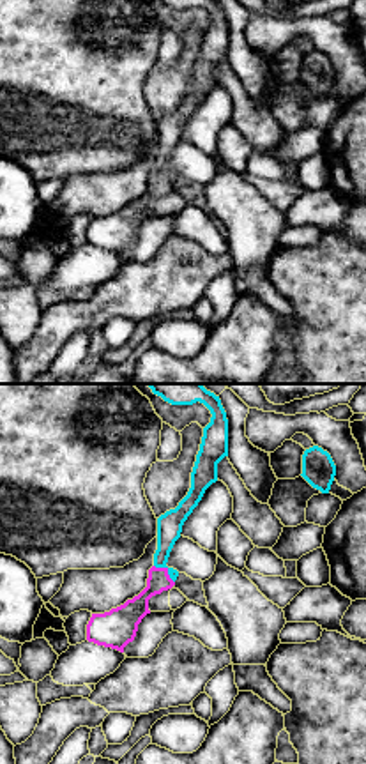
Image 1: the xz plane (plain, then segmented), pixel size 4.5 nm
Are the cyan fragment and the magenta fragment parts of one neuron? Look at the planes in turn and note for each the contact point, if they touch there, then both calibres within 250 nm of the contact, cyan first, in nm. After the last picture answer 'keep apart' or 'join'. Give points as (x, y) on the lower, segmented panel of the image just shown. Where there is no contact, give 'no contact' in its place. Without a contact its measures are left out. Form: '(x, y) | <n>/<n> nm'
(168, 570) | 110/110 nm

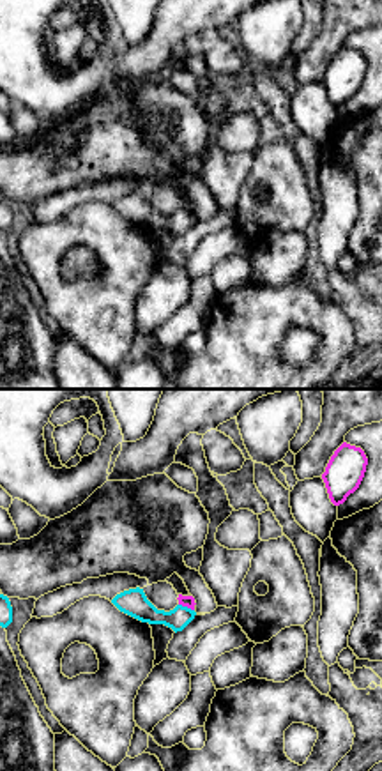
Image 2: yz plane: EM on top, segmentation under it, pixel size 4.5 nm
(186, 607) | 120/50 nm

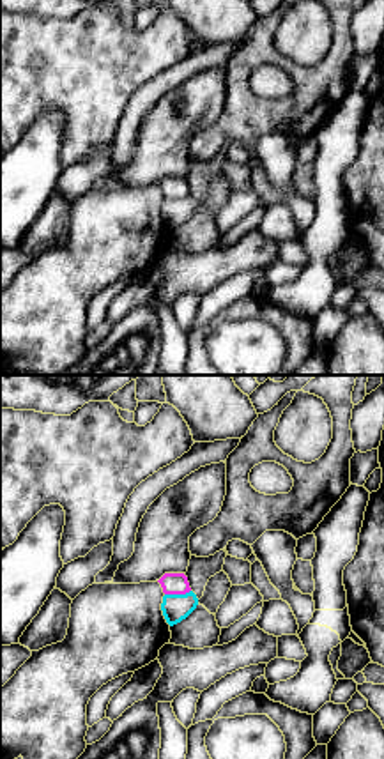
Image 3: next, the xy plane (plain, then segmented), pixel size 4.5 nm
(177, 595) | 130/100 nm

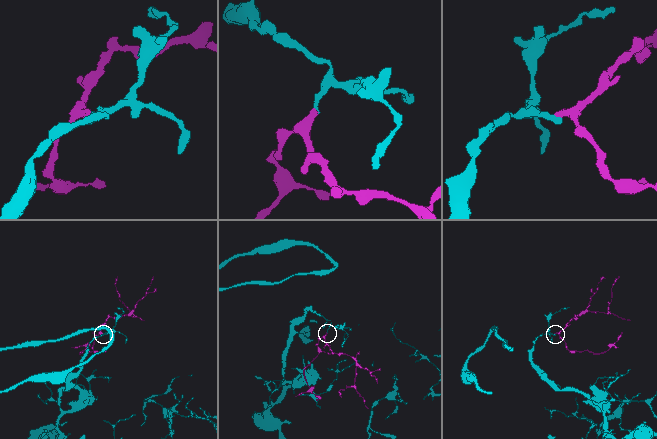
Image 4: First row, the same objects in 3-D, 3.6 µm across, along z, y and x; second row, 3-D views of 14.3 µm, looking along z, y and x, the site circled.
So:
keep apart

